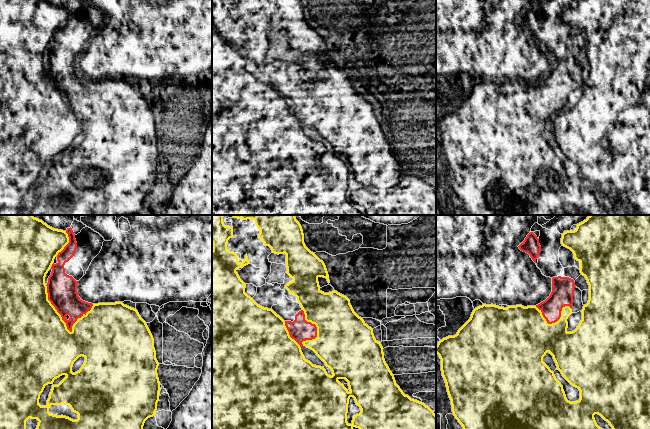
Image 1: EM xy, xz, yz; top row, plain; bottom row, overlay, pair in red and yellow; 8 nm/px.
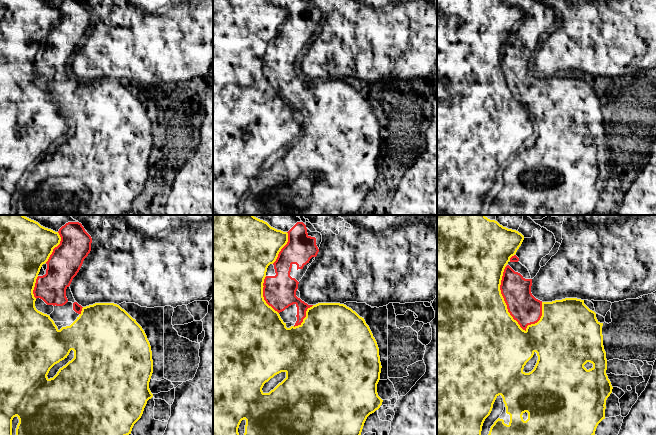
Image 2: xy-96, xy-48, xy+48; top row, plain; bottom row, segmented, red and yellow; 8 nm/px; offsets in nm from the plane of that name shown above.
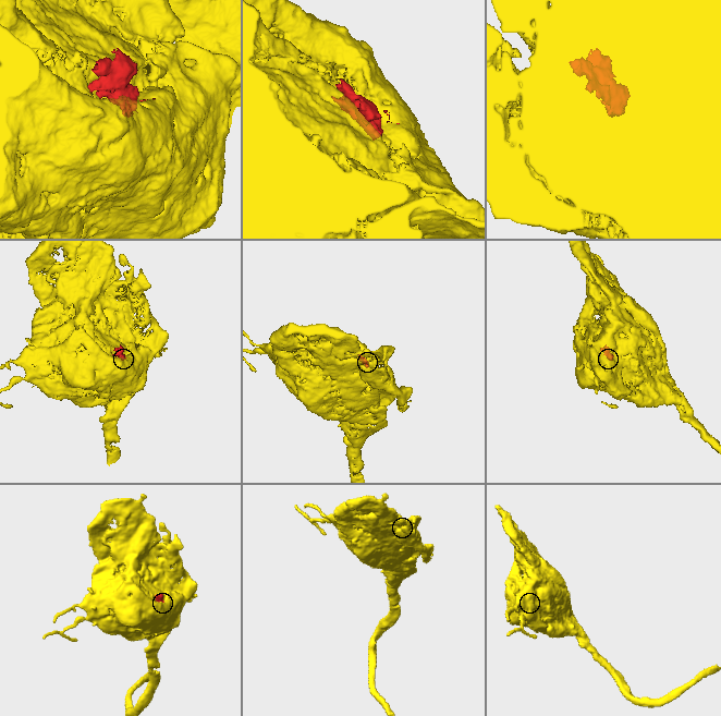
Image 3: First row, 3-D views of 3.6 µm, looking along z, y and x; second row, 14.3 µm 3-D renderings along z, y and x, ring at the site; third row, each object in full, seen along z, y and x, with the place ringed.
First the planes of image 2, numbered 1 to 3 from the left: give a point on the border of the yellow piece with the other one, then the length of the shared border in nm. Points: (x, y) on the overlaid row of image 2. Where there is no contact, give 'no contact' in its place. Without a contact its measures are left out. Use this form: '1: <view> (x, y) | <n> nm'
1: xy-96 (55, 247) | 260 nm
2: xy-48 (263, 295) | 320 nm
3: xy+48 (504, 299) | 550 nm

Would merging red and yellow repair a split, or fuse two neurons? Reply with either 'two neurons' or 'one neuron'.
one neuron

